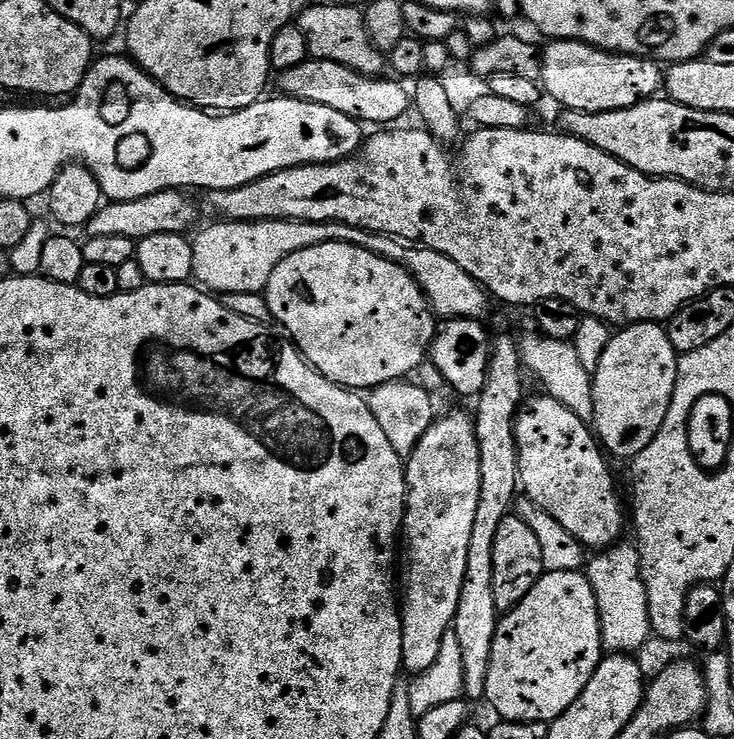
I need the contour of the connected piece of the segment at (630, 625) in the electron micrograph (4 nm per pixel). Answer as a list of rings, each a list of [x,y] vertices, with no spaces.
[[[617,542],[587,561],[586,575],[598,602],[600,642],[608,654],[636,654],[653,635],[650,606],[646,600],[640,549],[635,543]]]

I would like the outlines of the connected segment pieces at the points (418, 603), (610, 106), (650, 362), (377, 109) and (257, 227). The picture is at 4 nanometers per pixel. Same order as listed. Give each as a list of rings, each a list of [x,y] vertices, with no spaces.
[[[452,412],[449,416],[437,419],[418,442],[406,464],[406,479],[408,494],[406,497],[406,511],[402,525],[403,535],[408,535],[408,561],[402,564],[402,665],[405,673],[419,674],[434,665],[438,652],[442,647],[442,638],[451,629],[456,611],[458,610],[458,594],[462,594],[462,578],[466,574],[466,550],[470,550],[470,530],[474,530],[474,514],[478,514],[478,490],[480,489],[480,459],[478,458],[478,442],[476,441],[476,426],[471,415],[464,412]]]
[[[552,40],[549,45],[542,52],[538,80],[545,93],[569,112],[626,110],[653,99],[664,87],[665,69],[651,58],[605,52],[581,40]]]
[[[659,323],[630,324],[621,327],[613,335],[592,378],[592,397],[596,411],[594,432],[599,443],[609,453],[612,451],[616,456],[631,458],[642,454],[642,450],[646,450],[646,446],[650,446],[650,442],[658,434],[658,430],[670,410],[670,402],[676,385],[677,359],[678,353],[670,342],[667,327],[661,326]]]
[[[304,60],[298,66],[290,66],[279,73],[279,95],[289,96],[291,100],[314,102],[322,106],[330,106],[330,110],[338,110],[350,118],[359,120],[365,125],[392,126],[403,118],[413,107],[414,100],[396,78],[384,80],[375,76],[367,76],[356,72],[350,66],[342,66],[329,60]]]
[[[257,220],[250,224],[215,223],[209,228],[201,227],[195,233],[192,240],[192,275],[197,281],[201,280],[199,283],[209,293],[224,296],[263,293],[270,282],[270,274],[274,274],[274,266],[278,266],[278,262],[282,262],[290,254],[315,244],[340,242],[345,239],[345,229],[331,222],[311,224],[305,220]]]

